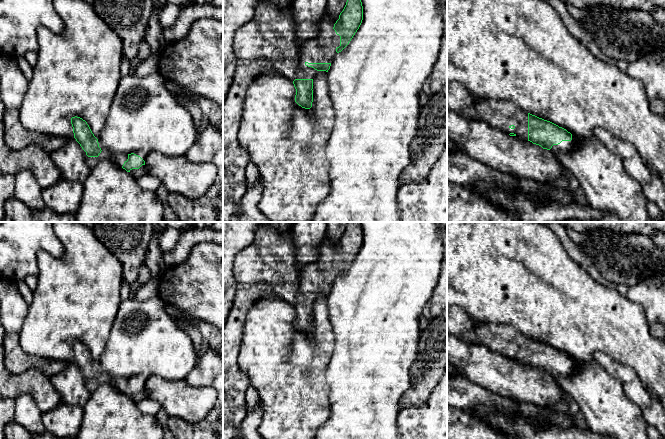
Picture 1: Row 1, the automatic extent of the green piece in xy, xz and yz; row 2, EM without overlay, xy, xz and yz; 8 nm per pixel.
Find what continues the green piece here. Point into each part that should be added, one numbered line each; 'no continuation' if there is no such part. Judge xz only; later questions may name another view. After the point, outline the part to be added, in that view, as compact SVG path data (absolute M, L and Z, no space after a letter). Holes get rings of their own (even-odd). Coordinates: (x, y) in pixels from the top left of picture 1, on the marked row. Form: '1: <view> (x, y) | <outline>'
1: xz (322, 48) | M325 14L319 23L318 33L314 38L303 42L299 50L298 70L296 79L314 79L317 70L305 65L308 63L331 63L337 54L336 48L340 46L340 36L333 29L339 19Z

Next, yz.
1: yz (500, 114) | M447 83L447 109L528 140L528 113L510 101L478 97L462 85Z
2: yz (565, 146) | M572 136L571 141L562 141L558 145L553 145L549 151L557 157L559 153L571 152L576 147L577 143L577 139L574 136Z

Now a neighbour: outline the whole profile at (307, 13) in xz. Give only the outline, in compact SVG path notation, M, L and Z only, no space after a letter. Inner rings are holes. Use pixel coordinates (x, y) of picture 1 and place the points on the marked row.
M293 0L296 44L300 50L304 41L318 33L321 18L329 14L333 19L343 11L347 0Z

